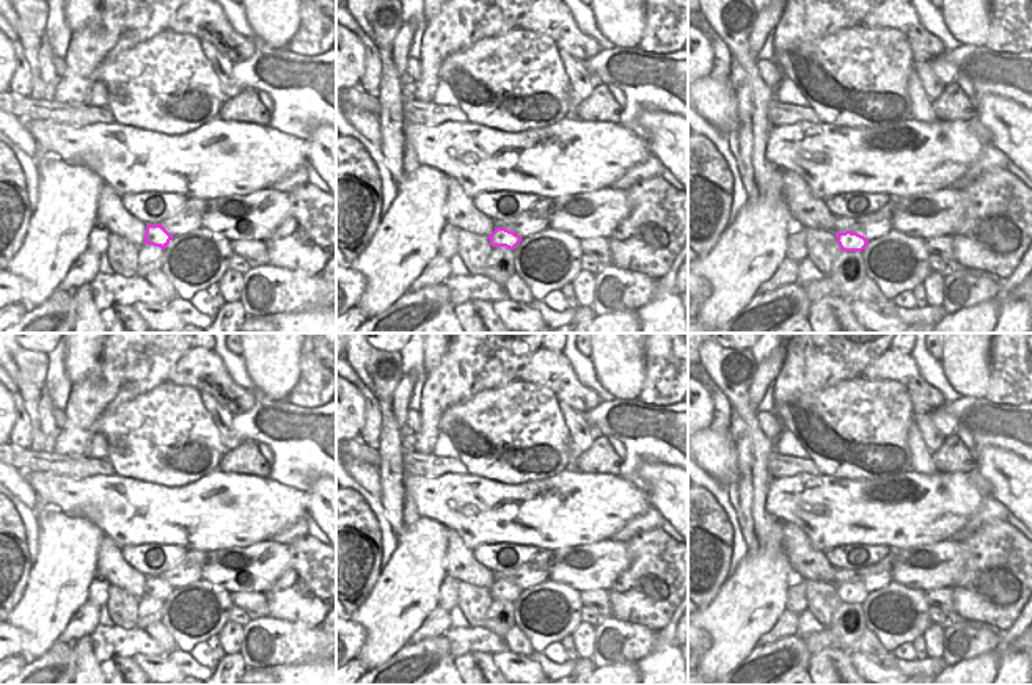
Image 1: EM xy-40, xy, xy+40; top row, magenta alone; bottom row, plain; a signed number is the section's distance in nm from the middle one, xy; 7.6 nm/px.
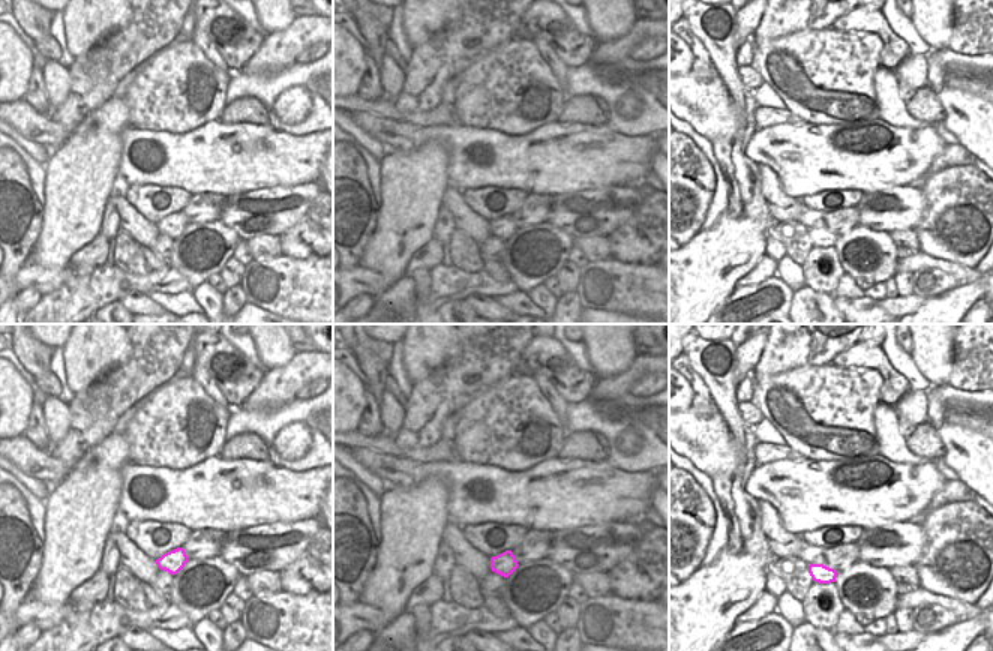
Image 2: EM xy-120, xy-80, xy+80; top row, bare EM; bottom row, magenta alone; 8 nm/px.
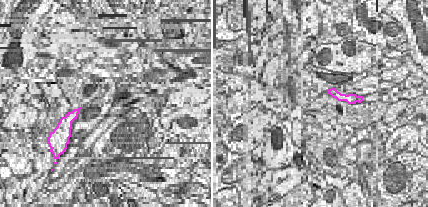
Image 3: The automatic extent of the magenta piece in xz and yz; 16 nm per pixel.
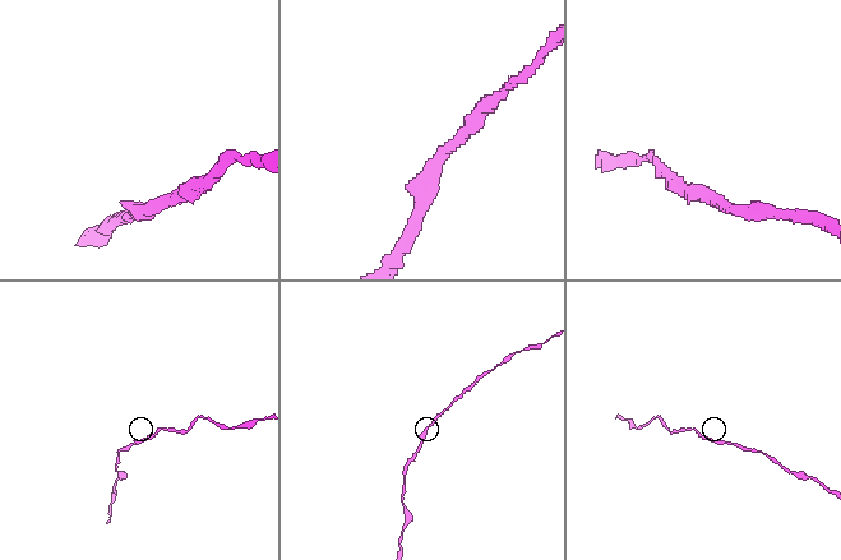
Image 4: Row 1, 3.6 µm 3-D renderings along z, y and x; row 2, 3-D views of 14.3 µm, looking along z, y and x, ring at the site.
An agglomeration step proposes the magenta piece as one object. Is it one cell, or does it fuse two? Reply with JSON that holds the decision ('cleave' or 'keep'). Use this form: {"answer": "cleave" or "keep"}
{"answer": "keep"}

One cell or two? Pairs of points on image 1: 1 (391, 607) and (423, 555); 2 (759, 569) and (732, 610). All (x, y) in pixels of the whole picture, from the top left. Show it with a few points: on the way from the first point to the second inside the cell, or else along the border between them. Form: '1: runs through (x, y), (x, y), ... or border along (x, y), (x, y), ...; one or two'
1: runs through (404, 594), (417, 567); one
2: runs through (759, 578), (759, 583), (742, 600); one

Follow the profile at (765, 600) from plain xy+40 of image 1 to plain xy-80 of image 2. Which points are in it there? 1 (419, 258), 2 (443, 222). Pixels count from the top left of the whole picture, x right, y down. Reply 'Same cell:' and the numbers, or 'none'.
Same cell: none

